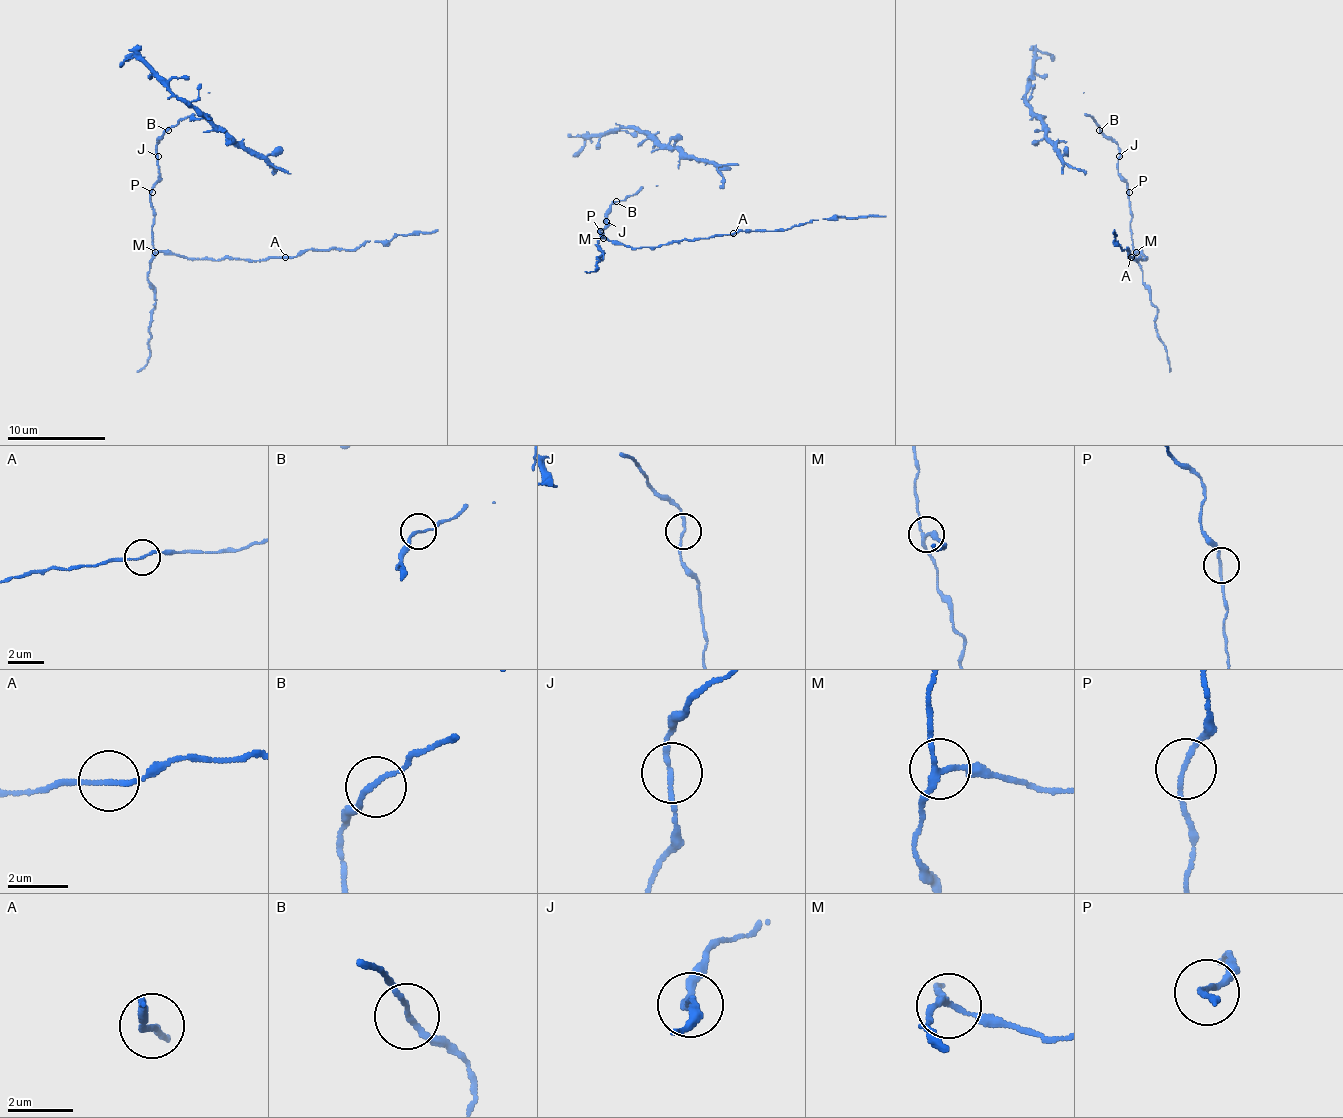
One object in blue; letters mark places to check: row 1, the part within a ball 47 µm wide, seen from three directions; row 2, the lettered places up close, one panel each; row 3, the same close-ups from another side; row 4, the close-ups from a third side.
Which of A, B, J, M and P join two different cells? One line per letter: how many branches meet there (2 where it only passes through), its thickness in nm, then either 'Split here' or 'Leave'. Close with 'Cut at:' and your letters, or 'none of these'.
A: Branches: 2. Thickness 150 nm. Split here
B: Branches: 2. Thickness 140 nm. Leave
J: Branches: 2. Thickness 150 nm. Leave
M: Branches: 3. Thickness 170 nm. Split here
P: Branches: 2. Thickness 140 nm. Leave
Cut at: A, M

